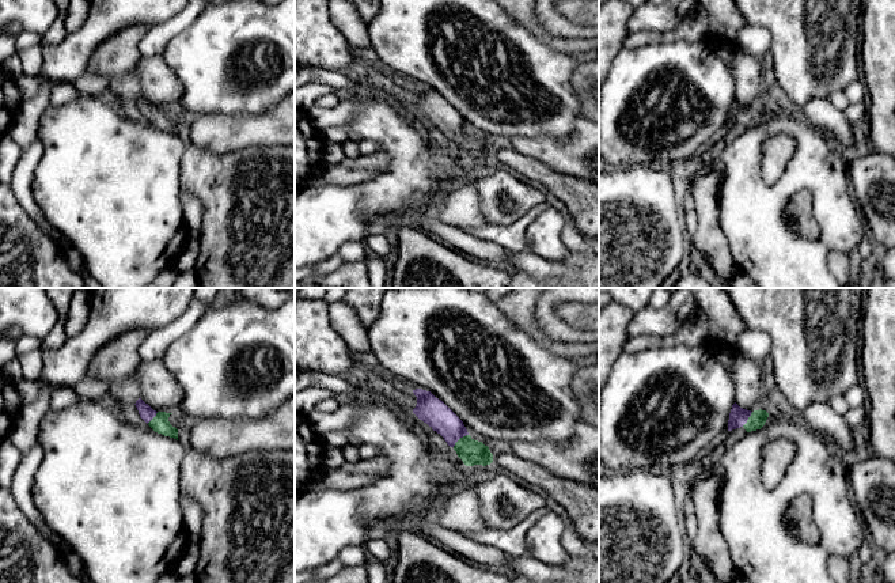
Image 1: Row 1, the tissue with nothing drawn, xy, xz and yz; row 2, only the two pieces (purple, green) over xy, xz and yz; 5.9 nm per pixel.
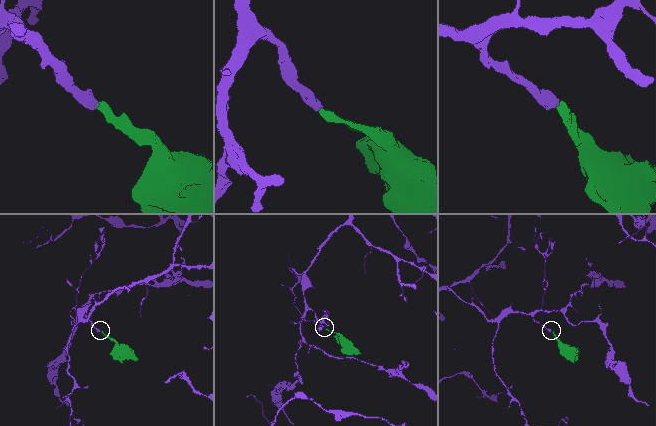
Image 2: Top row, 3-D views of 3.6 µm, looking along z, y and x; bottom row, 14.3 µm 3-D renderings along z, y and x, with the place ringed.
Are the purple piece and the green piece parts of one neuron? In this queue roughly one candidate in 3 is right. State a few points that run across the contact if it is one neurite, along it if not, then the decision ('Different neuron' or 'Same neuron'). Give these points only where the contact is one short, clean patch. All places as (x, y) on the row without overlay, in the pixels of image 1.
Line: xz (432, 106), (459, 133), (470, 147). Same neuron

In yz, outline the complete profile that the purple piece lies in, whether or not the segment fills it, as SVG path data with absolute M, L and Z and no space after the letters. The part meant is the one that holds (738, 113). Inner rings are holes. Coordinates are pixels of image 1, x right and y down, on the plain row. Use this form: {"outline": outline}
{"outline": "M736 98L732 101L729 116L728 116L728 126L743 122L747 128L761 125L769 109L766 106L747 106L740 103Z"}

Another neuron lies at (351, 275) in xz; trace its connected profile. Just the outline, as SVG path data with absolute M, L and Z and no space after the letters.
M365 260L344 262L337 270L321 276L319 284L342 288L371 288Z

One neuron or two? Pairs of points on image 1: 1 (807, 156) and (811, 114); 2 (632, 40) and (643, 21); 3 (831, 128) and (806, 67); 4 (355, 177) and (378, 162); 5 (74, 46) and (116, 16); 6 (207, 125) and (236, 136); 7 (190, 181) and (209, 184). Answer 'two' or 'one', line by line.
1: two
2: two
3: two
4: one
5: one
6: one
7: one

